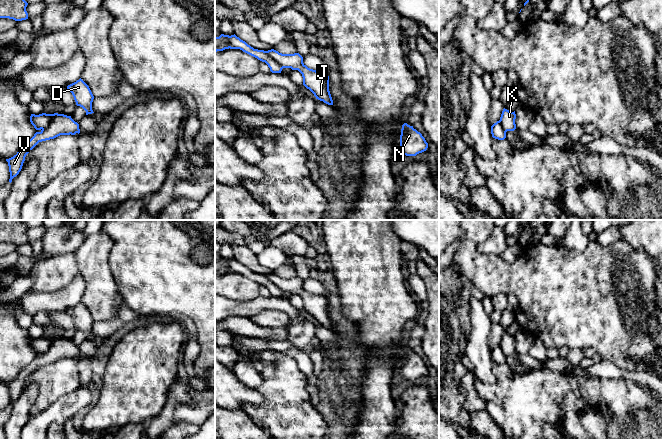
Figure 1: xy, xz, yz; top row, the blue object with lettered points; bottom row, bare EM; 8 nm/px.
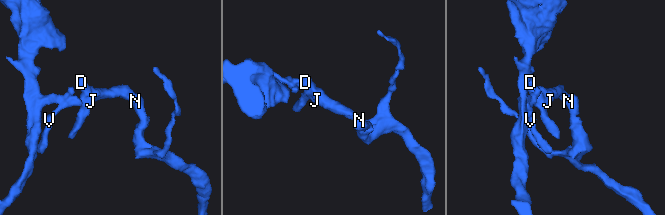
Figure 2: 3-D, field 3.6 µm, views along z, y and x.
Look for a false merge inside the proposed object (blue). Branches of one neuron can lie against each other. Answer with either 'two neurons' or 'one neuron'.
two neurons

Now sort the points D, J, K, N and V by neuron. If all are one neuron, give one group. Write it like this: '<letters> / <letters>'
D J N V / K

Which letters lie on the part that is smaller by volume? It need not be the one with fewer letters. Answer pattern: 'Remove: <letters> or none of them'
Remove: D, J, N, V

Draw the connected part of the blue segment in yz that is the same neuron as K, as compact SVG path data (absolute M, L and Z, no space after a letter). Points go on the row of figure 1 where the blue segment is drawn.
M504 108L499 121L502 127L507 132L514 131L516 129L515 119L516 119L515 111L512 112Z

